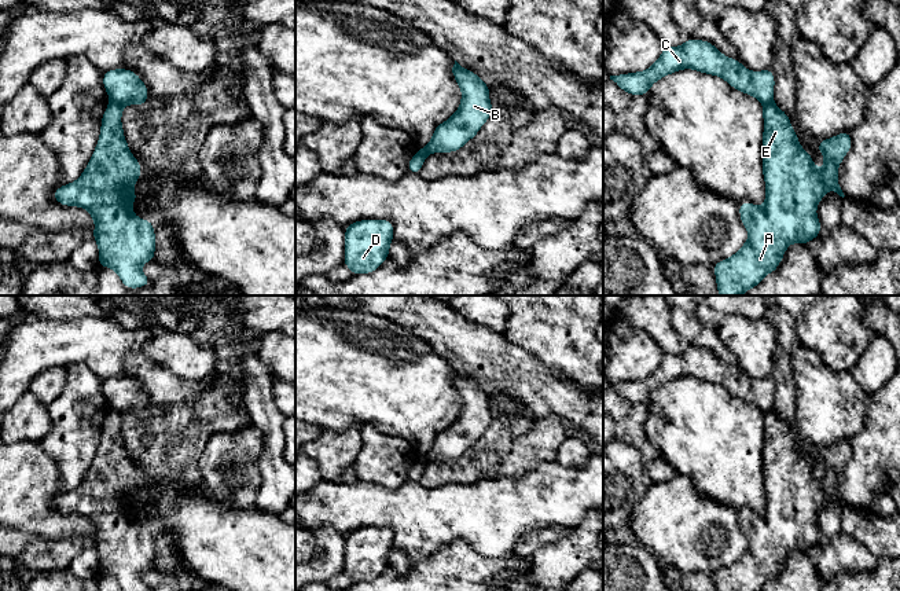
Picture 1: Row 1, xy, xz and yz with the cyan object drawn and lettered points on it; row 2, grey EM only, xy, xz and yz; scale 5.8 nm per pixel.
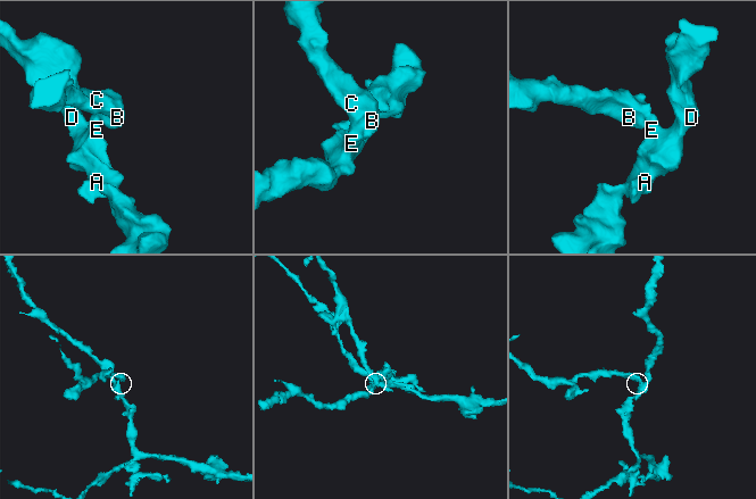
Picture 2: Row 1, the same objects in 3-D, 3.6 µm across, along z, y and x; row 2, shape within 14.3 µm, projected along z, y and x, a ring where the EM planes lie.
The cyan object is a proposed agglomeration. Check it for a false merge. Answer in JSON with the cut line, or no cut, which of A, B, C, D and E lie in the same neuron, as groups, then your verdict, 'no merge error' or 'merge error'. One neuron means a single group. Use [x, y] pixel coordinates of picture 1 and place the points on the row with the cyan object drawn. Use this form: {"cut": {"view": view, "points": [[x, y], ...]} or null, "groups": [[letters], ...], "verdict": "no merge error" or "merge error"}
{"cut": {"view": "xy", "points": [[111, 99], [121, 107]]}, "groups": [["A", "D", "E"], ["B", "C"]], "verdict": "merge error"}

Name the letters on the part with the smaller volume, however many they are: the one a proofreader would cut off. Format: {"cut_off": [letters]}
{"cut_off": ["B", "C"]}

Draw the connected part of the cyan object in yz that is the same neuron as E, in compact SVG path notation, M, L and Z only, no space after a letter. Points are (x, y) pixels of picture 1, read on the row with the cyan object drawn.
M774 102L763 109L763 177L765 180L765 202L754 206L739 203L742 224L749 232L747 241L731 257L713 264L719 296L742 296L760 285L767 274L775 272L785 252L791 243L807 245L820 235L820 220L816 208L827 190L845 197L838 186L838 165L852 148L849 132L820 140L818 150L824 157L824 168L818 169L809 153L798 144L798 135L791 128L789 115Z

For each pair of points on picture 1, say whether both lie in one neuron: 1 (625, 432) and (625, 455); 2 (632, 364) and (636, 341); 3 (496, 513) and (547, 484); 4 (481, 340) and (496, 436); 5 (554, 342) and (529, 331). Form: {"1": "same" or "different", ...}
{"1": "different", "2": "same", "3": "same", "4": "different", "5": "same"}

